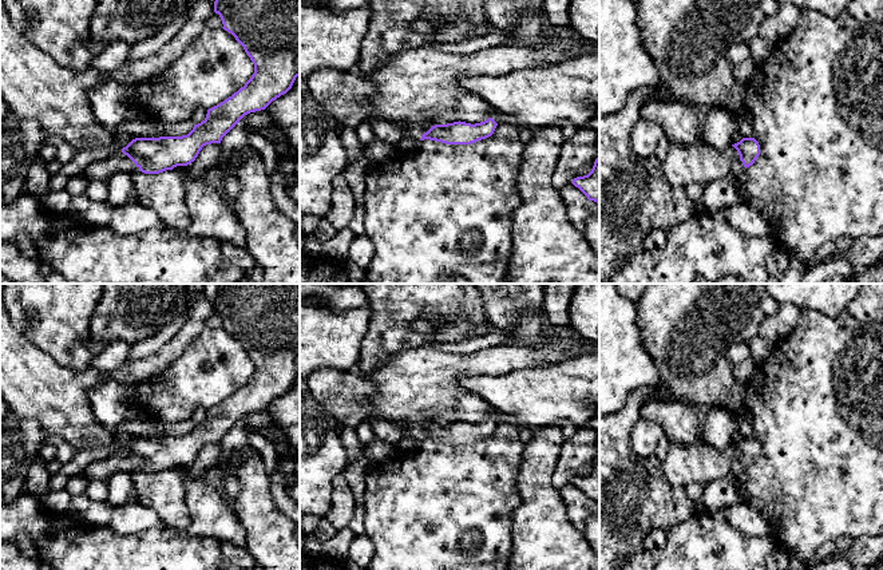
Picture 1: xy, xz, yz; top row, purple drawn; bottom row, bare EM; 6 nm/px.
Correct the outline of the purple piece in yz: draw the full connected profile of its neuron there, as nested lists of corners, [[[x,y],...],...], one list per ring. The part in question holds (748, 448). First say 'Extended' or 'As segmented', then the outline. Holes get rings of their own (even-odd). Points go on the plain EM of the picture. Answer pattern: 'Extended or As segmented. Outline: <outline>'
Extended. Outline: [[[743,438],[740,442],[732,444],[740,458],[730,460],[730,474],[740,475],[747,467],[752,466],[760,455],[760,444],[755,438]]]

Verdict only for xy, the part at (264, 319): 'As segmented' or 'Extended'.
Extended

